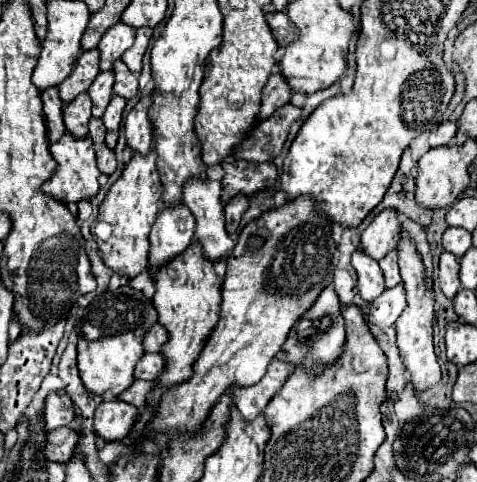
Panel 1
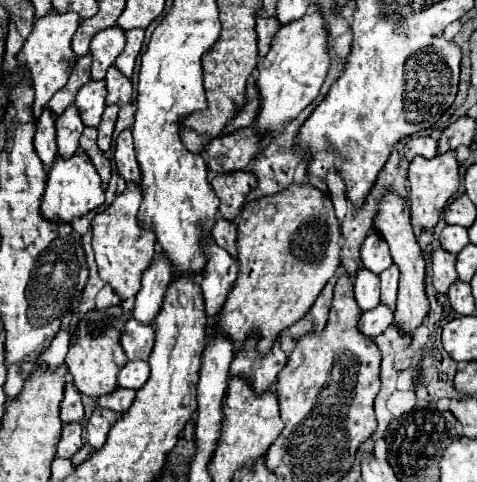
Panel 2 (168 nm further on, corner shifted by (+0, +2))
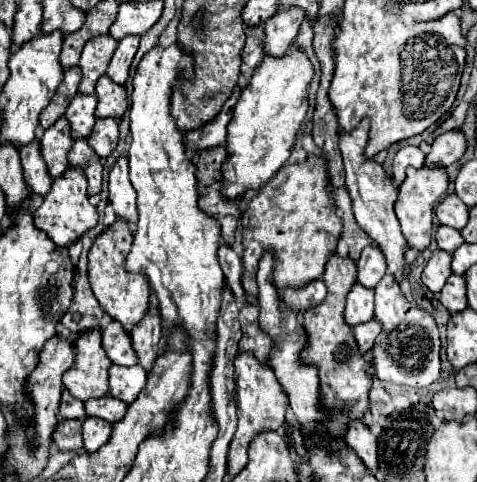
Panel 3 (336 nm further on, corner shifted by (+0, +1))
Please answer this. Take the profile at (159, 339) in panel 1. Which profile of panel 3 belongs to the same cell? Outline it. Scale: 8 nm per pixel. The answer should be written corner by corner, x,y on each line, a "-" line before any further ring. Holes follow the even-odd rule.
111,321
101,331
101,337
103,337
103,349
115,365
123,365
123,367
137,365
137,357
135,357
135,351
131,347
131,337
125,333
121,323

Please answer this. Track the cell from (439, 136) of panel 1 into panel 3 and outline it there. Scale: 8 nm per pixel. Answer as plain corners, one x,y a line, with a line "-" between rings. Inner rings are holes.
405,145
397,151
395,159
393,159
393,185
397,187
403,177
405,177
405,169
407,167
415,167
415,169
421,169
423,167
423,161
425,161
425,155
419,147
413,147
413,145

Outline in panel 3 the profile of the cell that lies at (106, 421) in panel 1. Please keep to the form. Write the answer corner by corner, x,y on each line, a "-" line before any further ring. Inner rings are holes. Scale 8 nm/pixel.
87,417
83,421
83,447
85,451
93,453
99,451
101,445
105,445
111,437
111,425
97,417

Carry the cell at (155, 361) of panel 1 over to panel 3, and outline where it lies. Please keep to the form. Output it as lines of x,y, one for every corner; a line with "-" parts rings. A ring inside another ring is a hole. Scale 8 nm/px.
111,365
109,369
109,395
121,399
127,405
131,405
137,399
145,383
147,383
147,373
139,365
133,367

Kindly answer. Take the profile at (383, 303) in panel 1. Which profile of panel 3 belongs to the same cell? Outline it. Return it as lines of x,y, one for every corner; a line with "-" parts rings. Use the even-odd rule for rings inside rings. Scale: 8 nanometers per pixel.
375,319
353,327
353,335
355,335
355,341
359,345
359,351
367,353
373,347
373,341
379,333
381,333
381,323
377,323

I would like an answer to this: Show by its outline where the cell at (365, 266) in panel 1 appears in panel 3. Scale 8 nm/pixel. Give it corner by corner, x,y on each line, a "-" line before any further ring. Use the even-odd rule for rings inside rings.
355,283
347,295
343,317
349,327
355,327
359,323
373,319
373,291

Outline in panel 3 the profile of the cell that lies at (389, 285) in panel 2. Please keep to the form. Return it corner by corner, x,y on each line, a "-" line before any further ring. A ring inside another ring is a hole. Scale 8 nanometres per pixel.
387,273
375,287
375,319
383,325
373,345
375,377
403,387
429,387
439,379
441,341
435,319
421,307
409,303
401,293
395,277

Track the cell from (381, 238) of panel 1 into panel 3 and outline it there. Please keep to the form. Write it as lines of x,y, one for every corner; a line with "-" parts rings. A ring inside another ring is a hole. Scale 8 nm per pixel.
365,247
365,251
361,253
361,259
357,261
357,269
359,269
359,275
357,275
357,281
367,287
367,289
373,289
379,279
385,275
387,271
387,265
385,265
385,257
381,253
379,247

